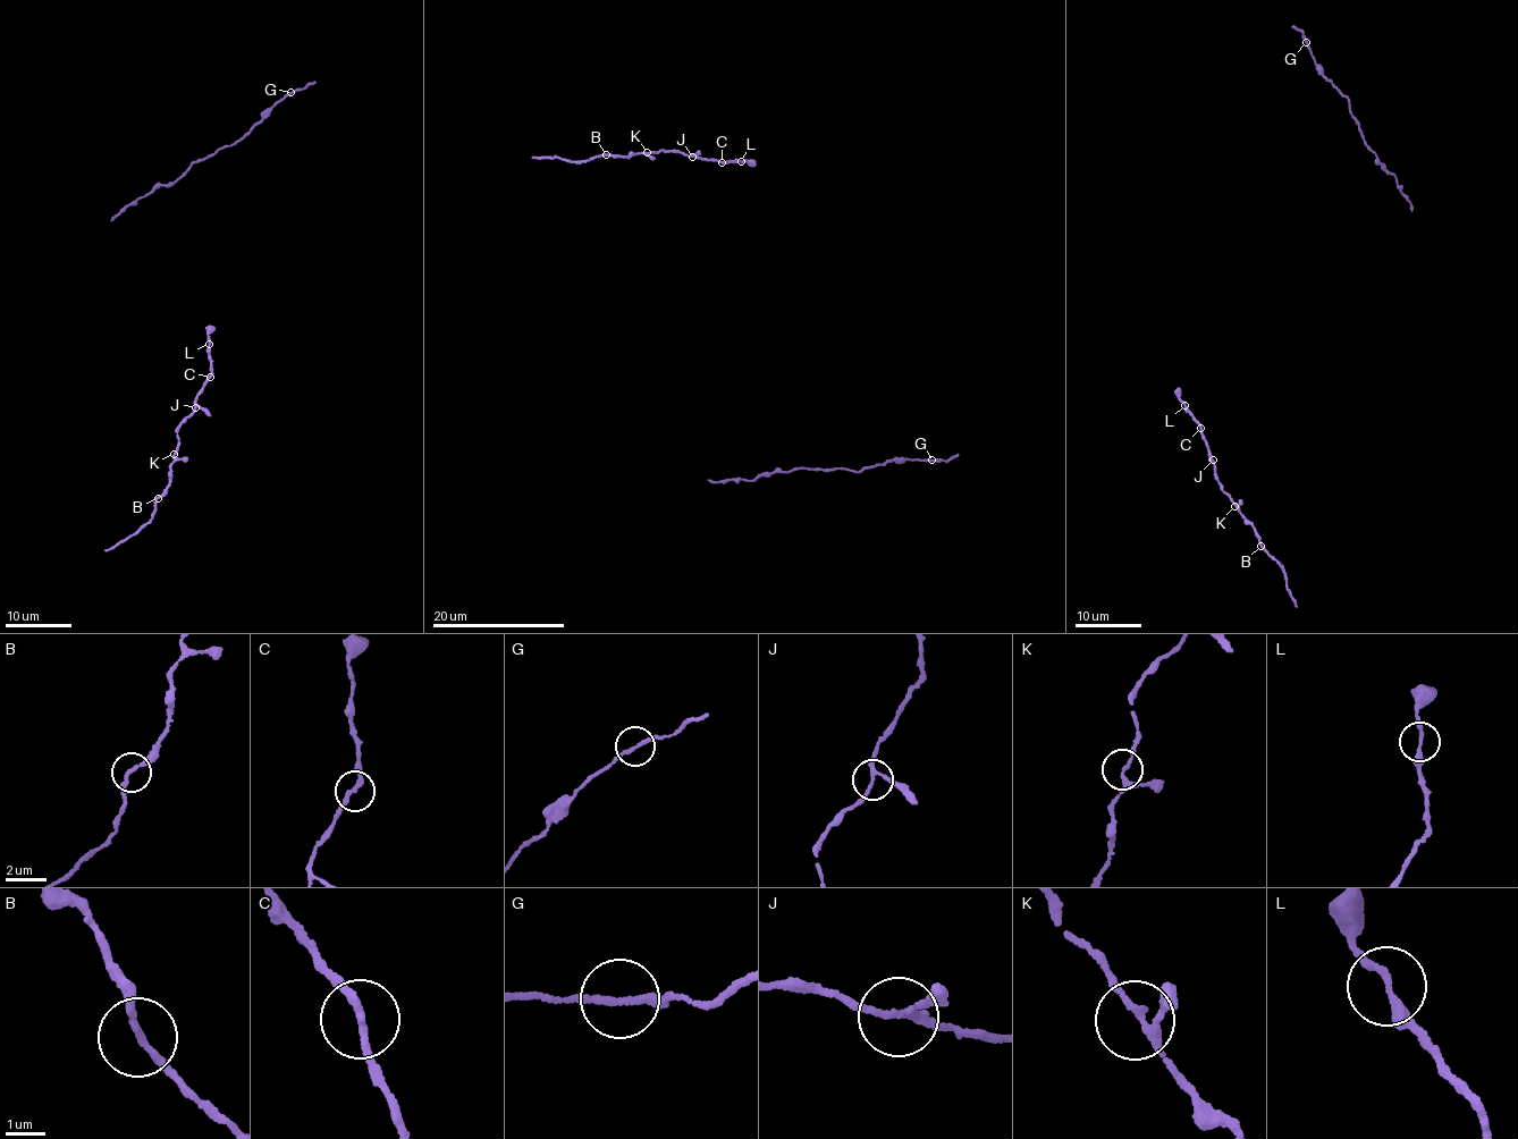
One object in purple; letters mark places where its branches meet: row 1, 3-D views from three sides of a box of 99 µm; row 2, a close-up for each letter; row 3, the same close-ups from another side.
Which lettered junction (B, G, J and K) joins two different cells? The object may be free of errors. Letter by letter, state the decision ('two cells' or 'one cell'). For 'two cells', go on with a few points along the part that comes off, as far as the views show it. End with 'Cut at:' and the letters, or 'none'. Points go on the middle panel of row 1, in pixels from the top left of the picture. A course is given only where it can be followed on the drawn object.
B: one cell
G: one cell
J: one cell
K: one cell
Cut at: none

